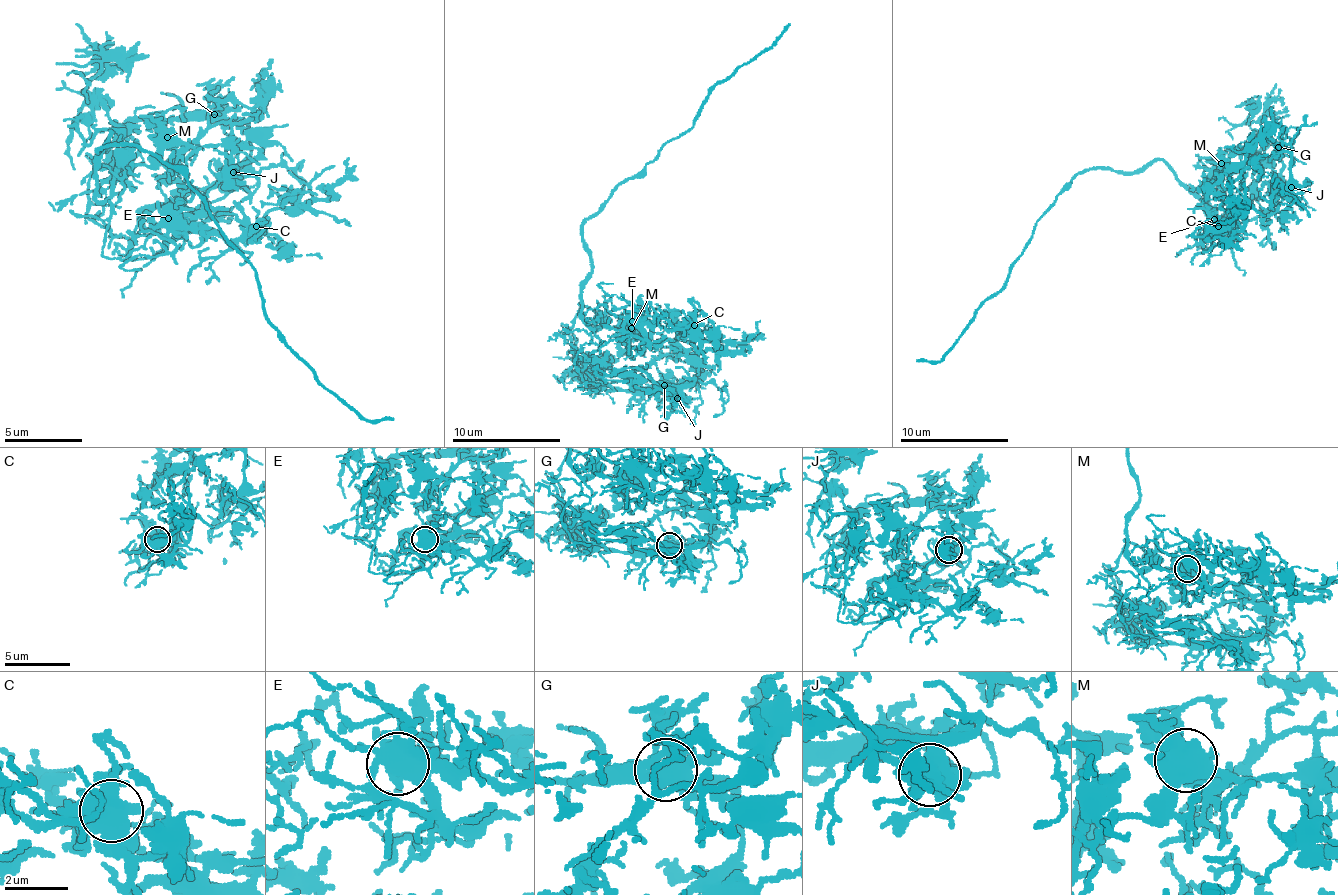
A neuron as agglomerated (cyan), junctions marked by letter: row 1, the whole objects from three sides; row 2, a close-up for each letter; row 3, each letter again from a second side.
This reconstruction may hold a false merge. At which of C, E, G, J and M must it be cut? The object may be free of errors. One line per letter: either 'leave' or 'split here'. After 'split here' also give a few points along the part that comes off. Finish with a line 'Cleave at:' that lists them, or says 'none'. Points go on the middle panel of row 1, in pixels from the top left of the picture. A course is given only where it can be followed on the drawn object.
C: leave
E: leave
G: leave
J: leave
M: leave
Cleave at: none

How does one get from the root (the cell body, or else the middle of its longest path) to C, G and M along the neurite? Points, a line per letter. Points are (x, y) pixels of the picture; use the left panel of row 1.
C: (109, 133), (97, 160), (105, 257), (124, 257), (159, 226), (221, 238), (256, 226)
G: (109, 133), (97, 160), (105, 203), (136, 164), (175, 145), (218, 145), (264, 98), (256, 118), (214, 114)
M: (109, 133), (97, 160), (97, 195), (105, 203), (121, 195), (124, 176), (144, 164), (167, 137)

